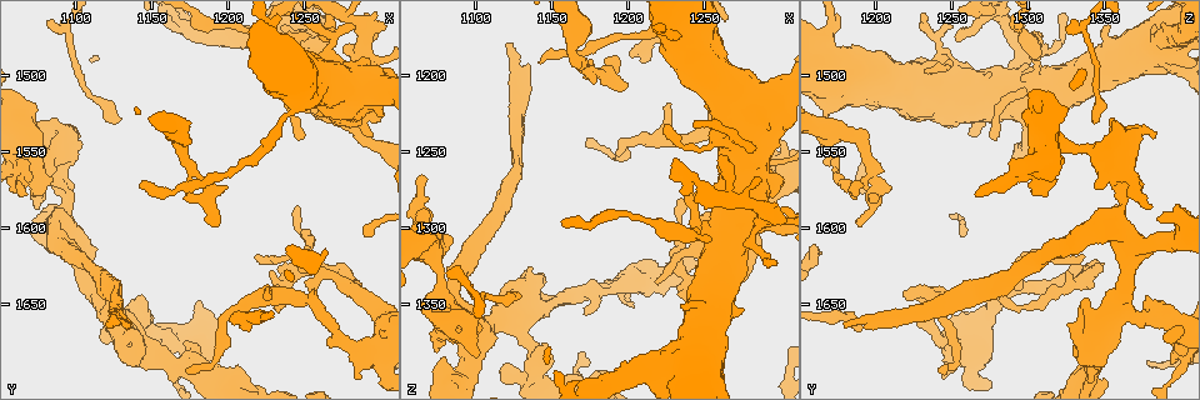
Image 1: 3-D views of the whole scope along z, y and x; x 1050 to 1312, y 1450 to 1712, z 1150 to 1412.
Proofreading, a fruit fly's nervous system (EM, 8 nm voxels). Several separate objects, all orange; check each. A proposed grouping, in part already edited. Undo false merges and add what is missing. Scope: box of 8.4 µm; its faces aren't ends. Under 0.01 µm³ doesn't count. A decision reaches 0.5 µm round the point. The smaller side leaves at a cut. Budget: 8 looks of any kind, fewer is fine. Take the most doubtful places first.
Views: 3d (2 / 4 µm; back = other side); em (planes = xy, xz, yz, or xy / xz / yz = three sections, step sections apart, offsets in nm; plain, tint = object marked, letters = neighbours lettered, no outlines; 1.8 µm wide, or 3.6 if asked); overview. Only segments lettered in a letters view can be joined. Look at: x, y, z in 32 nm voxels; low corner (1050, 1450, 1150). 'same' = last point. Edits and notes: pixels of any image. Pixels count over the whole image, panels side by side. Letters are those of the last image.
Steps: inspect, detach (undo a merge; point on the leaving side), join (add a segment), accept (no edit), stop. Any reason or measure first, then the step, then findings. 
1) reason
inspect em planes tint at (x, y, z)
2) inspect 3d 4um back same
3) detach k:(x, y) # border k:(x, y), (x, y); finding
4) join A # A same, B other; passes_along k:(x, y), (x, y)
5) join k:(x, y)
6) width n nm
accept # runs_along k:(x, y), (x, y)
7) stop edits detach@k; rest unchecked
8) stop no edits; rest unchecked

four arms meet
inspect 3d 4um at (1092, 1600, 1360)

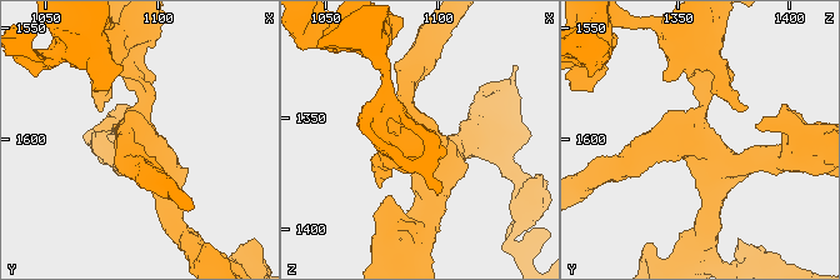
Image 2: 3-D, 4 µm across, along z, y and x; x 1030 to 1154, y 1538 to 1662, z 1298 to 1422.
arms 4; now the EM
inspect em planes letters at (1092, 1600, 1359)

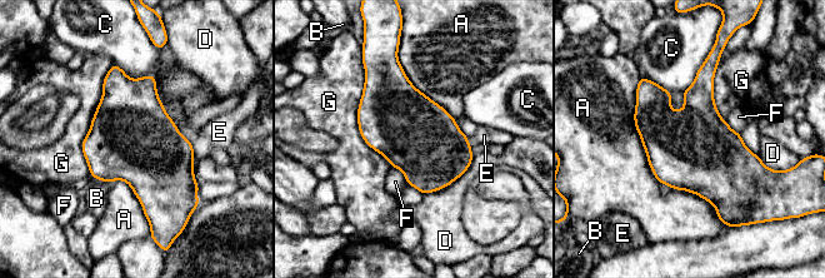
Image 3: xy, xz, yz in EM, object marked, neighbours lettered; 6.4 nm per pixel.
width 480 nm
accept # A other, B other, C other, D other, E other, F other, G other; border 3:(114, 64), (81, 143), (89, 175); one neuron here

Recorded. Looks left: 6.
inspect 3d 2um at (1210, 1664, 1190)

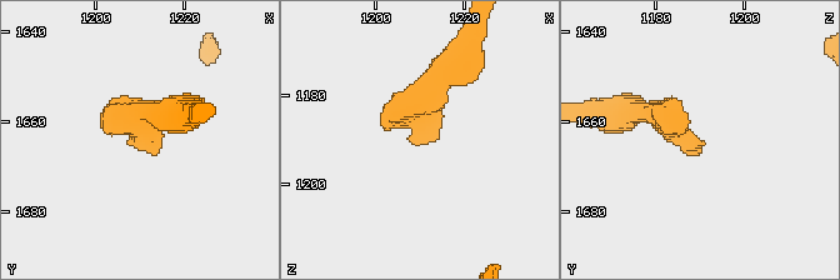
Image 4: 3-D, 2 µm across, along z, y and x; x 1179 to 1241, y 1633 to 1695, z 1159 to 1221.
need the tissue
inspect em planes letters at (1210, 1665, 1192)

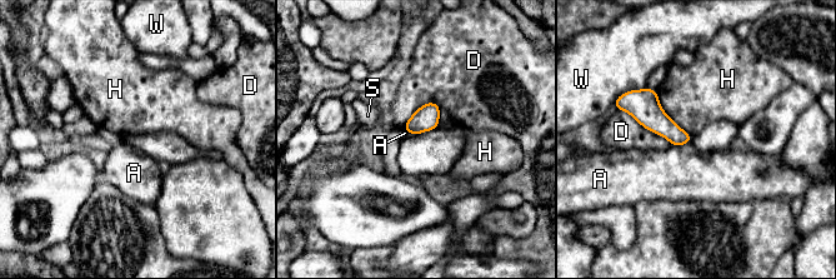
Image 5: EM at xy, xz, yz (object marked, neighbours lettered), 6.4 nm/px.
longest_contact D 420 nm
accept # A other, D other, H other, S other, W other; border 5:(656, 91), (661, 108), (691, 136); none of them fits

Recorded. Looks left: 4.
narrows sharply
inspect em planes letters at (1066, 1550, 1310)

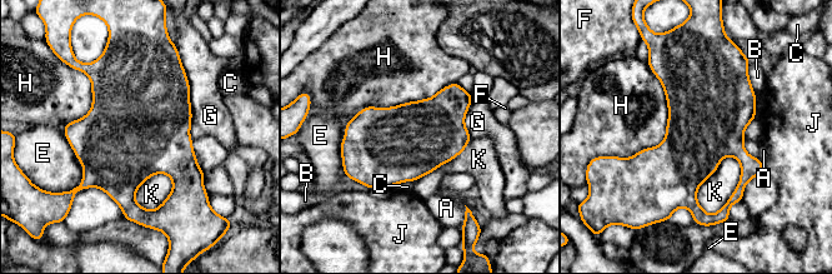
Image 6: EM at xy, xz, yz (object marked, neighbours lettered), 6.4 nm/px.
longest_contact H 650 nm
accept # A other, B other, C other, E other, F other, G other, H other, J other, K other; border 6:(732, 155), (740, 180), (708, 214); all the same neuron

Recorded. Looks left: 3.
stop no edits; rest unchecked

